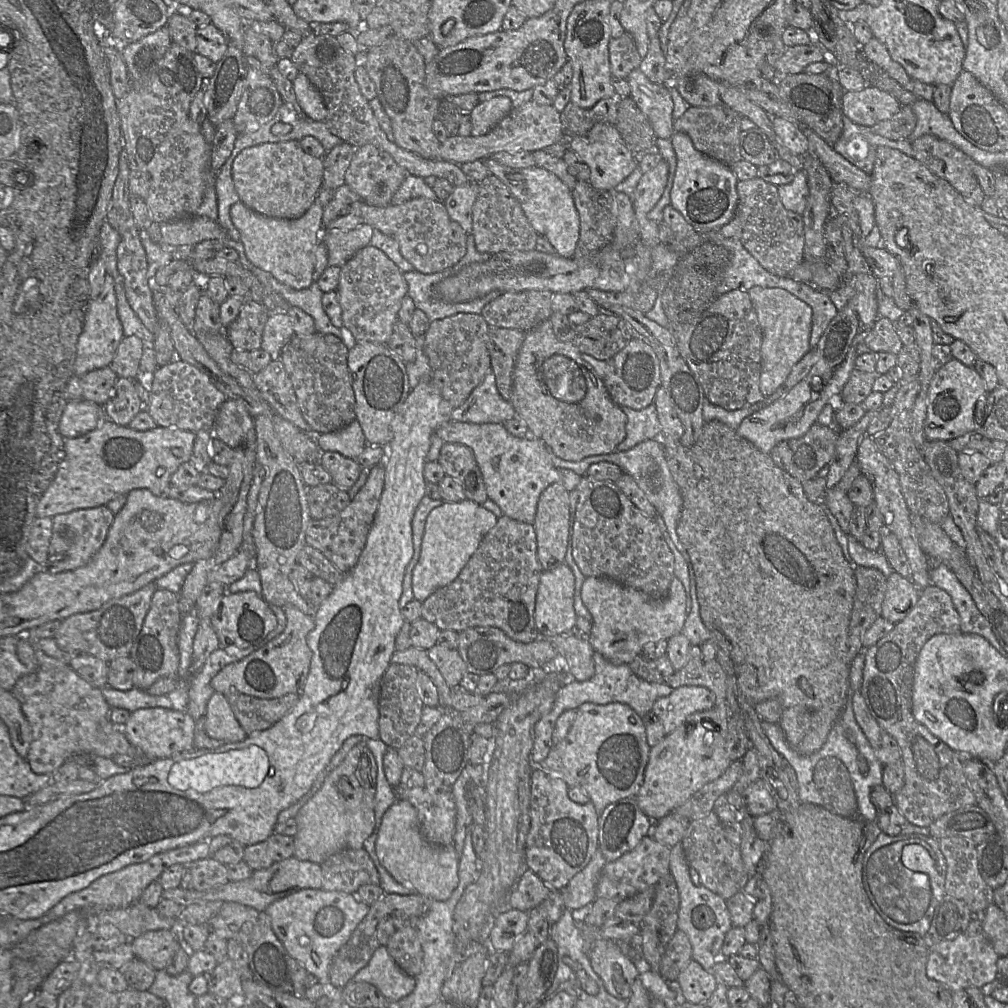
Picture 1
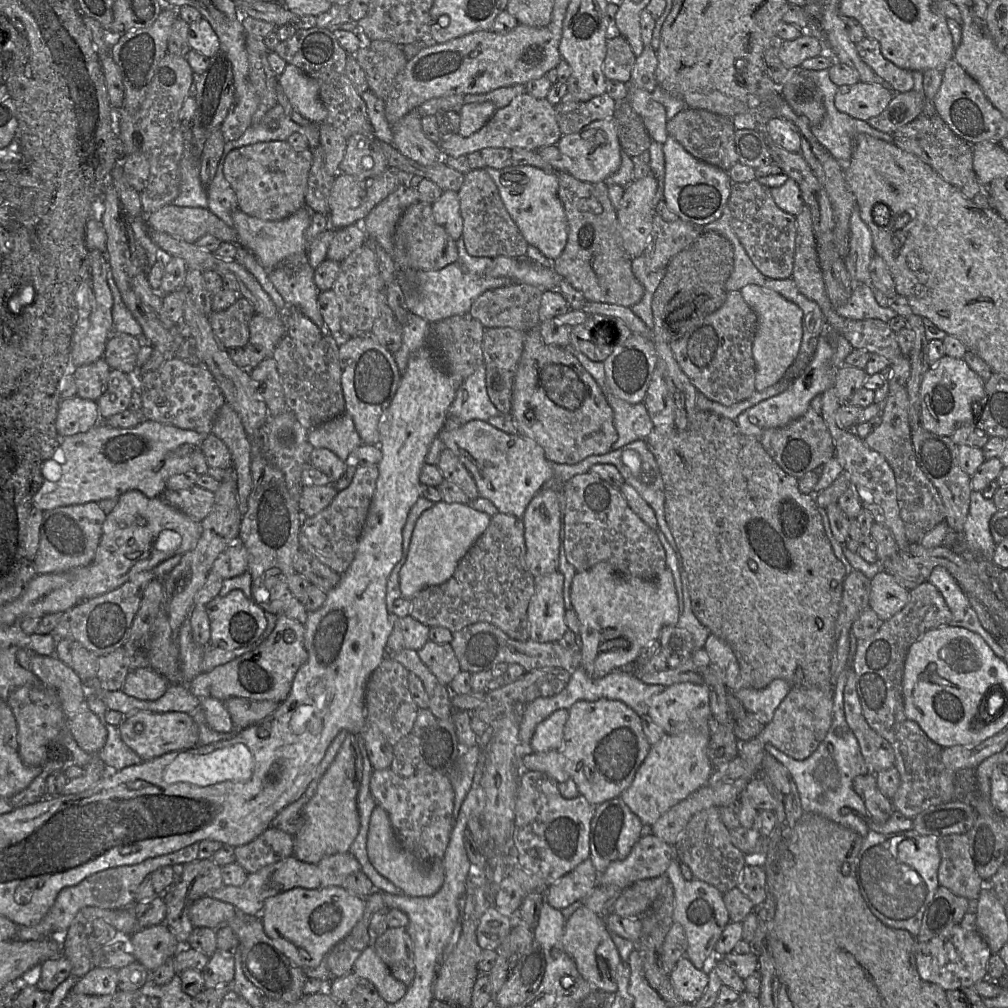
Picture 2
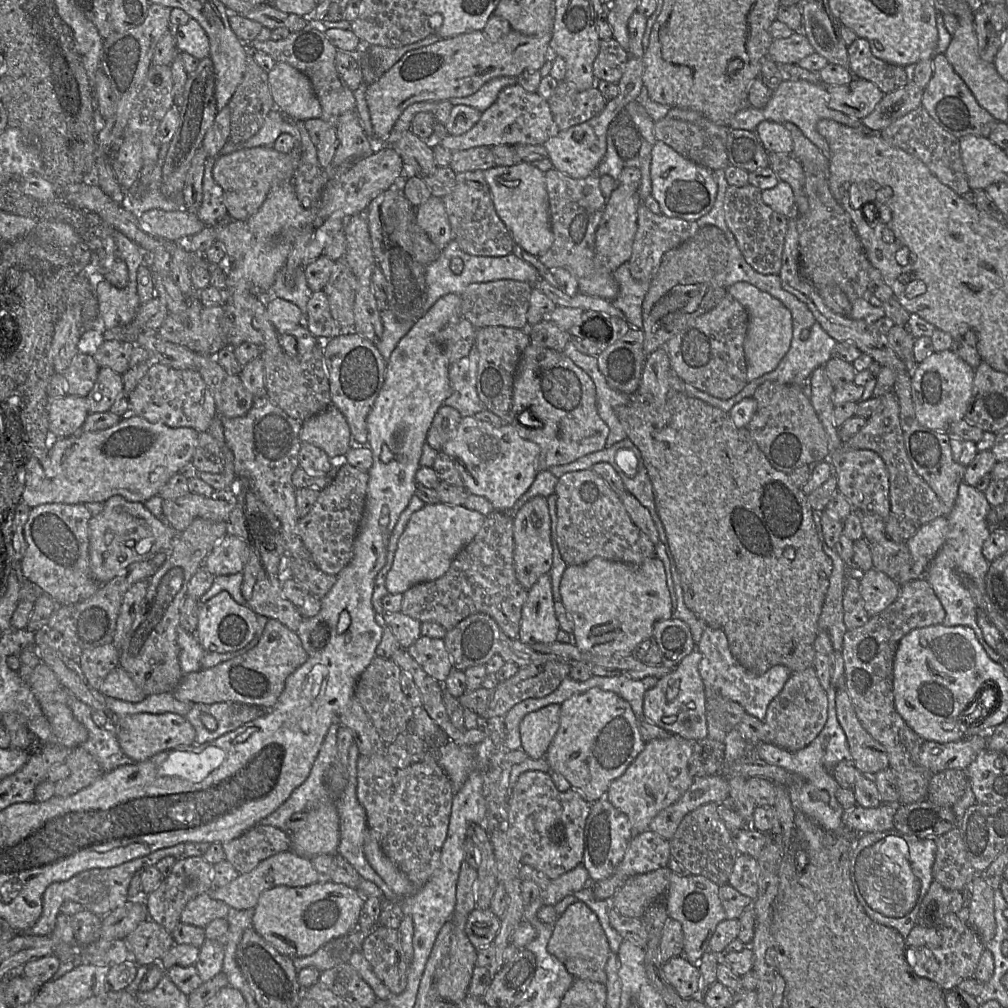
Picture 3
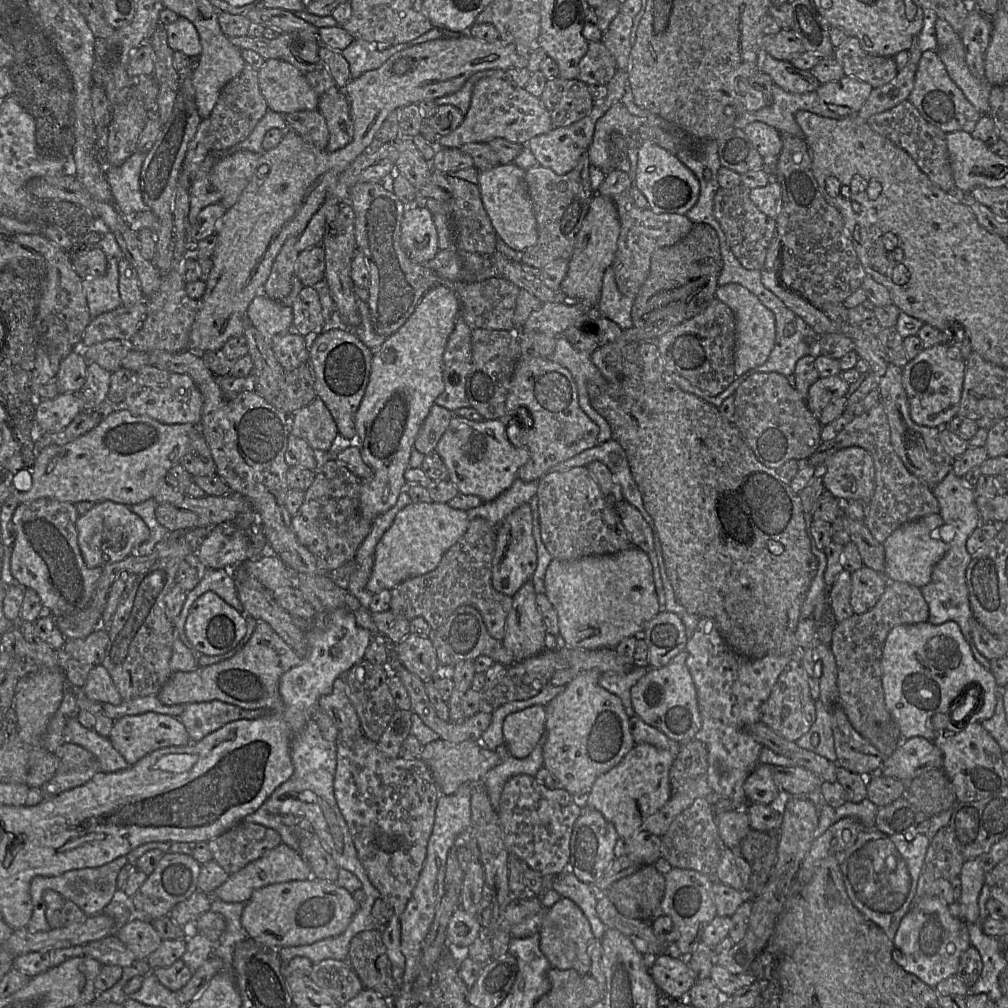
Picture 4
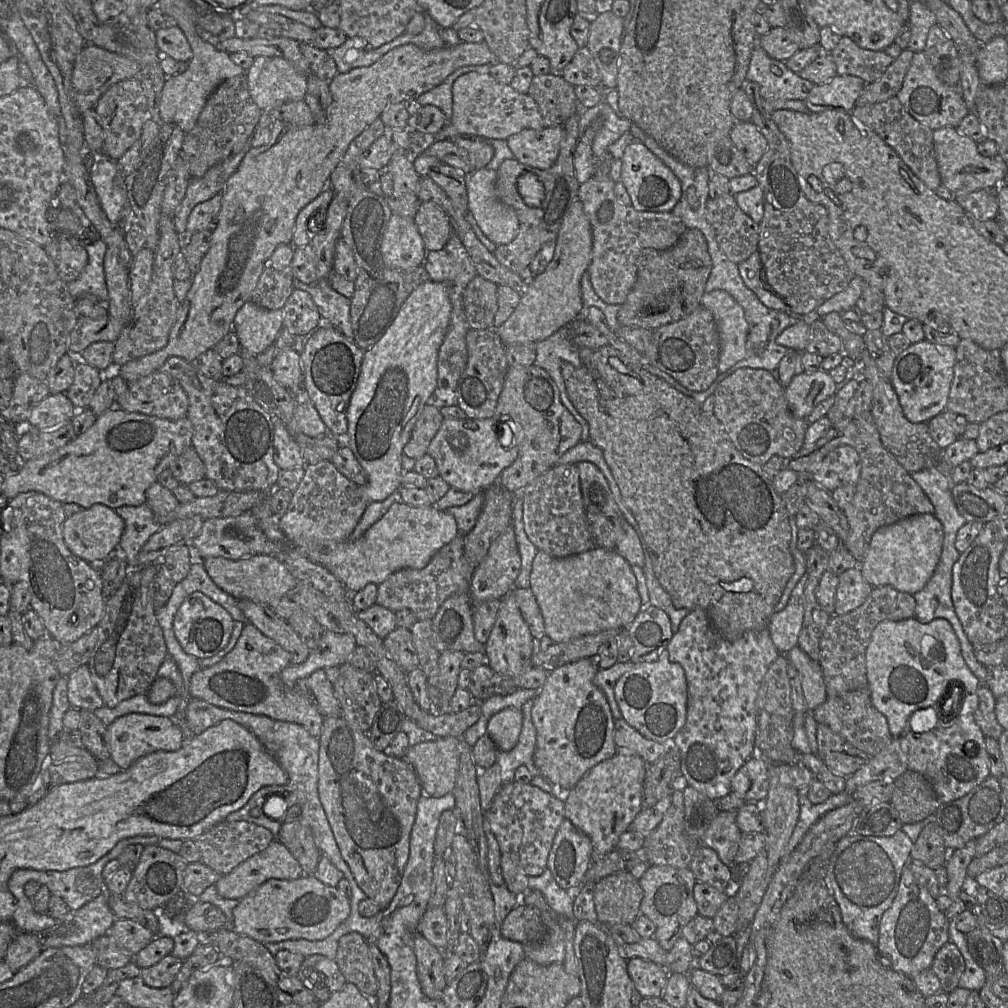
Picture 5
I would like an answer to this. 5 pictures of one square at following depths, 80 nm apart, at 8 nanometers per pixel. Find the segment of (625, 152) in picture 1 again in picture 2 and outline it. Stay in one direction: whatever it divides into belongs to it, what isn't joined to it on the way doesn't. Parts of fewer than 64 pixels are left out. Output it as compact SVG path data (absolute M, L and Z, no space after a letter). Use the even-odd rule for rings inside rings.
M614 118L595 120L575 133L563 134L556 147L564 160L564 171L578 180L592 183L604 182L619 168L623 155Z

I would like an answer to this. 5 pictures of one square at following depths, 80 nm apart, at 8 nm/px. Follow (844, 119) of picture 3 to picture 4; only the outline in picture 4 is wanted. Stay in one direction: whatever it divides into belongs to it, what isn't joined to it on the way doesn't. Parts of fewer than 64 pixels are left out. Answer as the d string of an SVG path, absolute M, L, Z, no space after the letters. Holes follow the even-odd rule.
M774 85L771 103L755 112L745 111L734 121L733 126L743 130L750 123L764 122L779 132L785 131L803 138L803 132L795 120L795 114L798 111L806 111L832 119L843 117L828 109L816 91L794 94Z

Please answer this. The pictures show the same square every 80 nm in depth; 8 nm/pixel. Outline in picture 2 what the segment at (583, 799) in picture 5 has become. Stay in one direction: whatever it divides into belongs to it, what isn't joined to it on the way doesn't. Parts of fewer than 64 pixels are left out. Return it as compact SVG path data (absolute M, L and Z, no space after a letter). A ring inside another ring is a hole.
M684 732L677 735L666 734L661 740L650 746L649 753L638 768L631 785L619 797L640 818L645 826L650 827L671 807L708 783L714 771L706 753L709 739L710 732L708 736L704 736L699 732Z

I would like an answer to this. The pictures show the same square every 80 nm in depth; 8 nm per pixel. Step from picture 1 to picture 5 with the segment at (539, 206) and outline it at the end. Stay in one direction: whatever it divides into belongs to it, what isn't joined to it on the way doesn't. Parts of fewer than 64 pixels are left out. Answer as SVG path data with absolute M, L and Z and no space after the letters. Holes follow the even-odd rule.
M487 167L467 175L468 210L482 233L502 245L517 236L519 221L515 210L499 199L496 181L497 171Z

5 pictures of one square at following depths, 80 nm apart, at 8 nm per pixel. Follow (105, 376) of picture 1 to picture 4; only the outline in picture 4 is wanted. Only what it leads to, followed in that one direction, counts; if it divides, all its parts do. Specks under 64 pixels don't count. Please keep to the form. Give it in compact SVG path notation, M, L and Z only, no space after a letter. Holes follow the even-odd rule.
M73 350L60 363L55 376L60 393L78 393L86 381L89 361L83 350Z

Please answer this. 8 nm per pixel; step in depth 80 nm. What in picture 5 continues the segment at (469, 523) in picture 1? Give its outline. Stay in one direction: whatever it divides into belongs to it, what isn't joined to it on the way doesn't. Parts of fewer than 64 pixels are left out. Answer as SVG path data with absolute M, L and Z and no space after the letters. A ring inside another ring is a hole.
M394 503L360 538L341 543L323 542L324 547L300 548L313 562L331 572L347 590L357 592L367 584L381 584L401 569L423 569L433 556L458 536L451 514L435 506L415 507Z

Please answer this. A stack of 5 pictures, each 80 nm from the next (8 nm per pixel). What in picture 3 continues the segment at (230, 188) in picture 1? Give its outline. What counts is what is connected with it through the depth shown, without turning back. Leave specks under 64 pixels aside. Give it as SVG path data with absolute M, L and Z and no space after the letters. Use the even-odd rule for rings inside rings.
M220 153L217 156L207 157L204 165L204 176L203 176L203 200L201 205L199 206L196 214L198 218L205 225L225 225L232 218L228 215L227 208L225 206L224 198L223 198L223 190L222 188L215 182L212 175L212 168L214 163L216 162L216 157L224 155Z

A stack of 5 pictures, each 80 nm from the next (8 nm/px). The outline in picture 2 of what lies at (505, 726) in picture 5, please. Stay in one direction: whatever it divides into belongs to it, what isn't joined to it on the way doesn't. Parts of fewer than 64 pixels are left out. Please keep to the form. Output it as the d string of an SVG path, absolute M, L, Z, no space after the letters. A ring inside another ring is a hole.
M559 709L540 722L531 738L532 752L542 753L552 749L559 749L563 741L564 726L568 716L567 709Z

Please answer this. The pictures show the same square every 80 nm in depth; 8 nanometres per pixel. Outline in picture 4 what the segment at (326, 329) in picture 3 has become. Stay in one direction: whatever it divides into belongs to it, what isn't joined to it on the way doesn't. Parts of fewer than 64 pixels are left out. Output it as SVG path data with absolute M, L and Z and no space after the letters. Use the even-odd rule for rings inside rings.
M303 287L291 307L292 331L303 336L326 331L319 293L314 287Z

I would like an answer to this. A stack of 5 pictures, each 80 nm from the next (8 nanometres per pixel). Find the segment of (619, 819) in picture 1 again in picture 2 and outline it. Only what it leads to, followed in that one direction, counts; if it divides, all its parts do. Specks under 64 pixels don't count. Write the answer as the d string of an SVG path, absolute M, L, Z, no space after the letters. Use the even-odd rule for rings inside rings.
M621 798L607 800L594 809L589 833L589 859L596 871L601 874L614 861L624 859L633 845L647 831L640 818L634 814Z

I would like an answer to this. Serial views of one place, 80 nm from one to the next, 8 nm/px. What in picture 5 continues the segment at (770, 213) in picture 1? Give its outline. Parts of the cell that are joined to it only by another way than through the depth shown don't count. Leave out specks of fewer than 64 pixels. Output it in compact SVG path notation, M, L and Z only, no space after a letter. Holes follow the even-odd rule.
M727 193L716 198L709 198L707 219L713 226L721 250L732 262L739 264L758 251L759 223L754 222L740 209L734 194Z

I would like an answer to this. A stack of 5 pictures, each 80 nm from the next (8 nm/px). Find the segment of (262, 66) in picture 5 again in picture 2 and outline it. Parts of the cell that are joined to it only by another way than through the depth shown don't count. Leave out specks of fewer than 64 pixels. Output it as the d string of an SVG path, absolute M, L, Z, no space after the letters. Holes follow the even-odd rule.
M288 64L277 77L277 83L293 108L312 123L323 123L327 110L320 99L319 84L299 68Z

